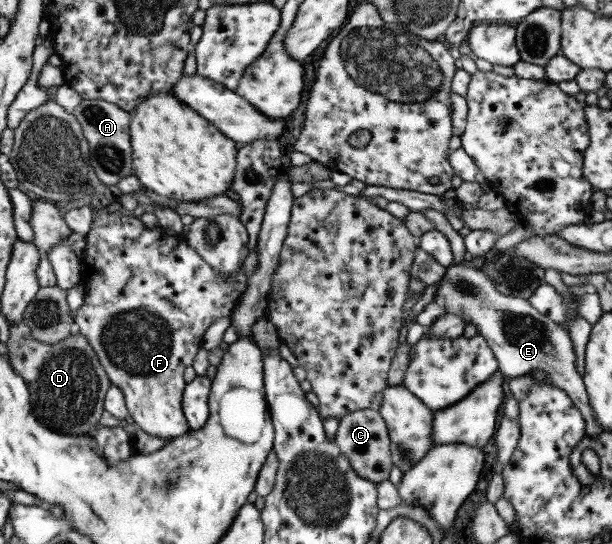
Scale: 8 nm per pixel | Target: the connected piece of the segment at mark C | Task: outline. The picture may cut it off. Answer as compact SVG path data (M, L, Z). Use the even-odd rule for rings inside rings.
M357 410L338 420L333 443L339 453L348 461L350 469L372 483L378 483L389 476L392 463L389 451L389 438L379 411Z

